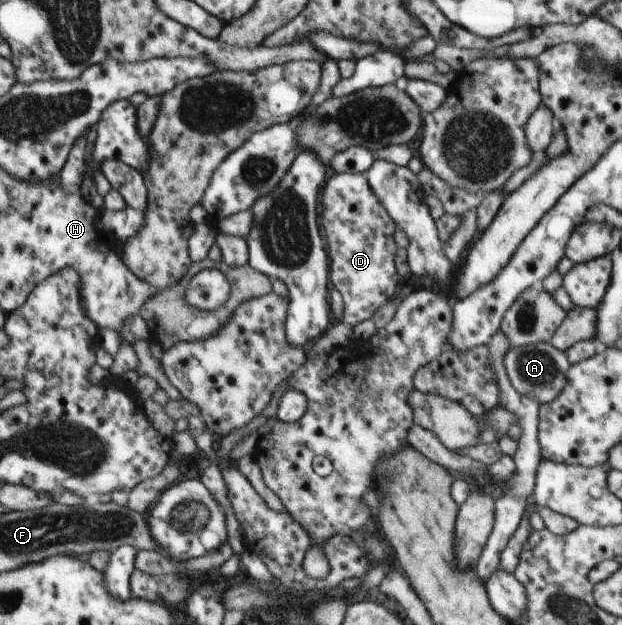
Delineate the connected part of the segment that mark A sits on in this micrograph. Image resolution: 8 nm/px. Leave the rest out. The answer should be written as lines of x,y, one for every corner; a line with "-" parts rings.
550,342
511,346
503,362
516,391
540,404
549,404
562,391
566,372
571,366
567,353
554,347

